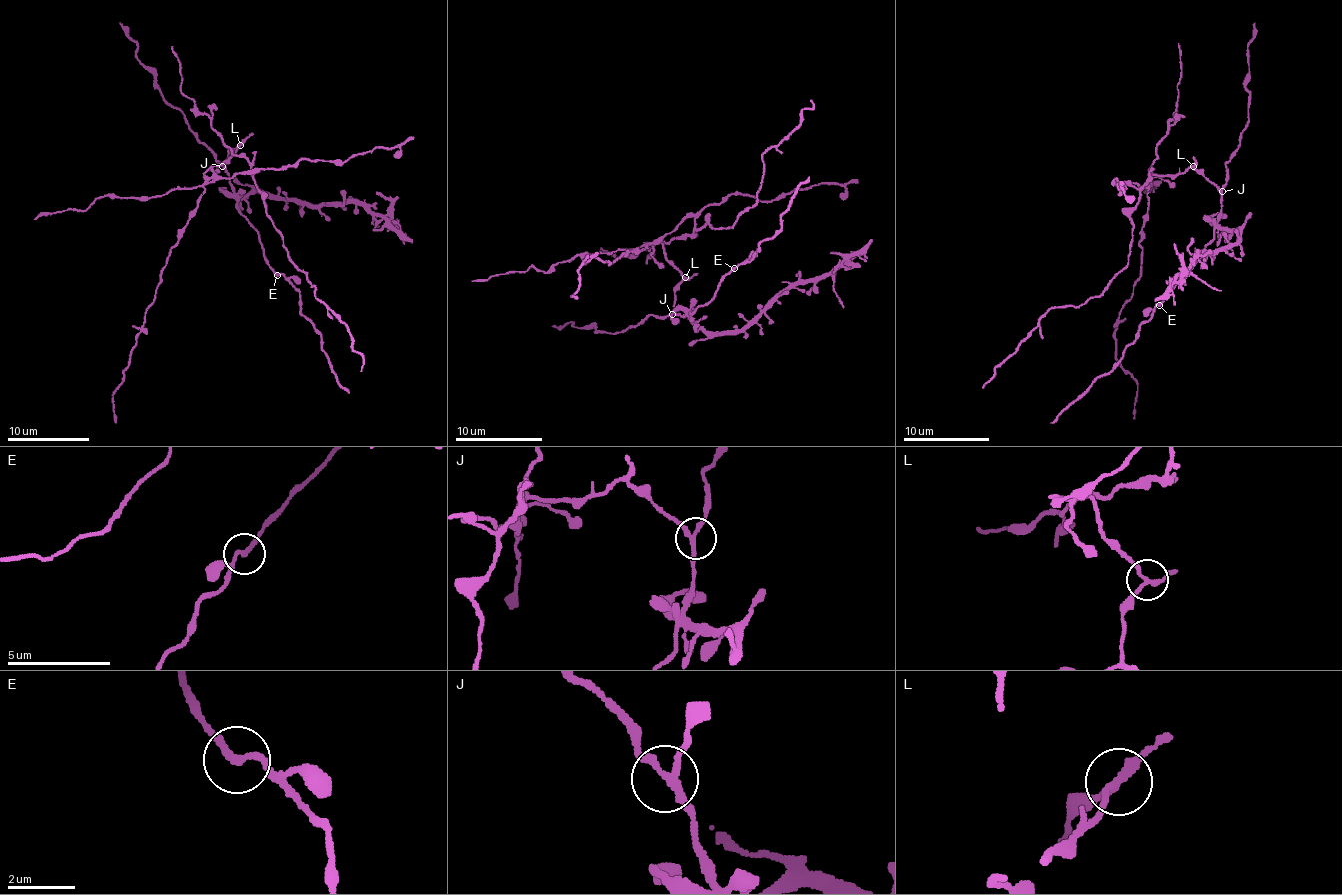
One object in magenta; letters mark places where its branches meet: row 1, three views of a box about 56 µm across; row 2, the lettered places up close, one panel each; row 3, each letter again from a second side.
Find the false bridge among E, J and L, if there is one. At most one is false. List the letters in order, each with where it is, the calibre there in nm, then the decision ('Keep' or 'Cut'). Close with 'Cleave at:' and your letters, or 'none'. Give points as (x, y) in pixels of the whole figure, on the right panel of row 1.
E: Place: (1159, 305). Thickness 200 nm. Keep
J: Place: (1222, 191). Thickness 200 nm. Keep
L: Place: (1193, 166). Thickness 200 nm. Cut
Cleave at: L

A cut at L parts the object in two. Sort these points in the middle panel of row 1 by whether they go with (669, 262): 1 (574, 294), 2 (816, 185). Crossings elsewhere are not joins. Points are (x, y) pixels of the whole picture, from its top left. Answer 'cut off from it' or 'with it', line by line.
1: with it
2: with it

